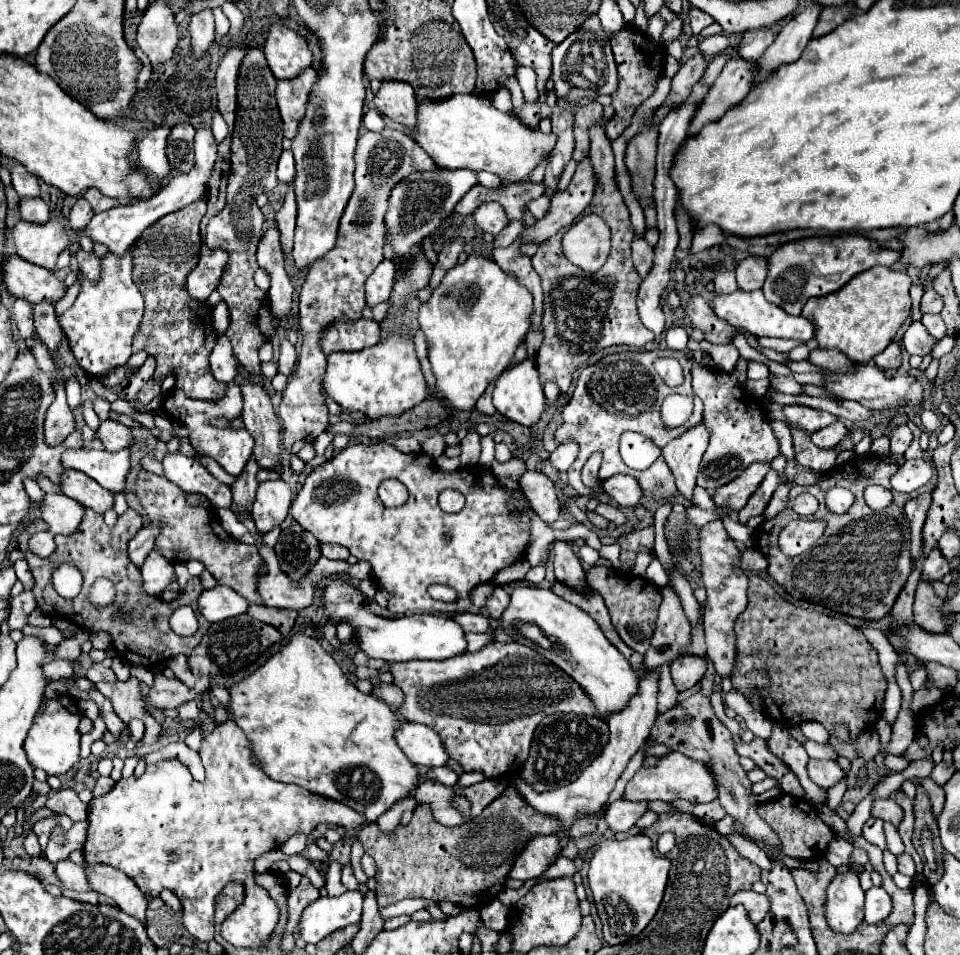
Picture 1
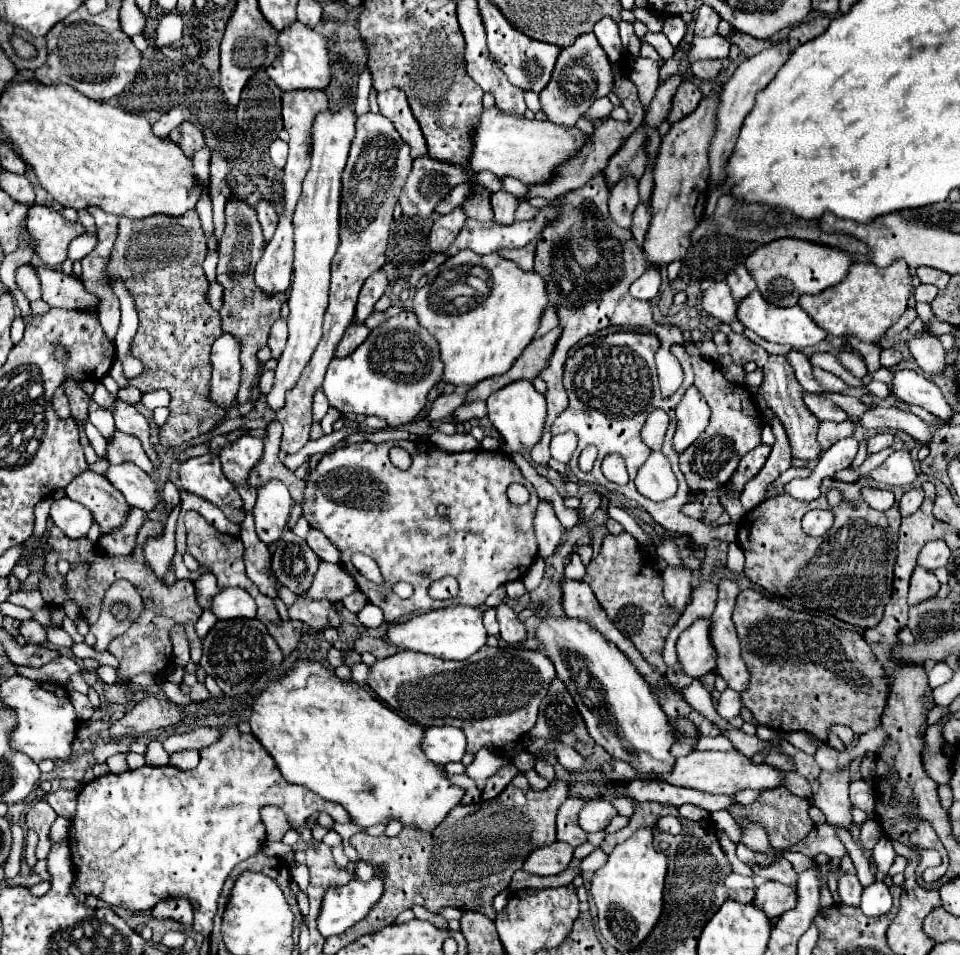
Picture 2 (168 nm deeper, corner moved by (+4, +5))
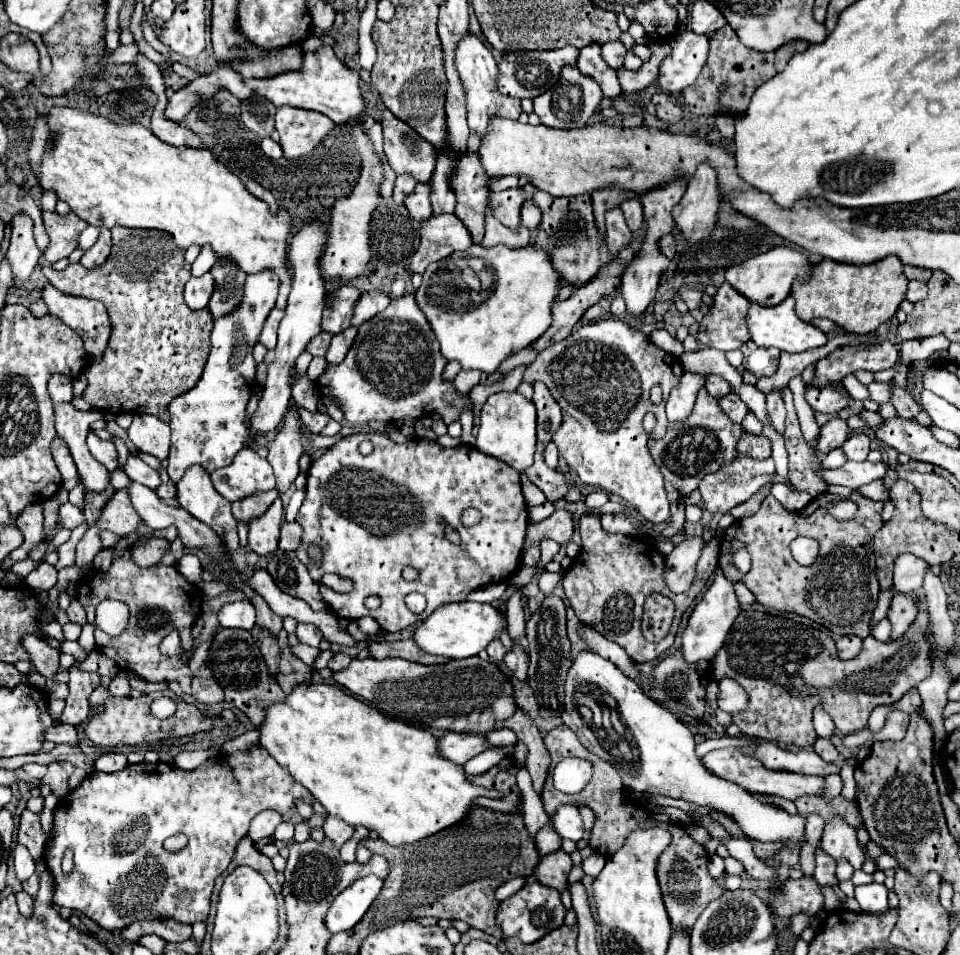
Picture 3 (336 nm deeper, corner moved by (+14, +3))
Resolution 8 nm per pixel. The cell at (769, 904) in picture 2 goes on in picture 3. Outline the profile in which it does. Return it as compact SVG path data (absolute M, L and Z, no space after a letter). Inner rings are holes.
M790 878L786 880L786 894L772 894L770 906L778 916L784 918L790 918L794 912L806 912L816 916L824 908L822 886L814 878Z

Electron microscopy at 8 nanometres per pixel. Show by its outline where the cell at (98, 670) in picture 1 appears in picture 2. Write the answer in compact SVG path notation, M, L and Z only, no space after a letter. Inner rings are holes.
M62 656L56 658L54 662L42 666L42 668L26 668L26 666L18 666L18 674L38 680L38 682L52 682L52 684L60 684L64 686L66 680L74 674L84 674L84 670L78 666L78 662L74 658Z

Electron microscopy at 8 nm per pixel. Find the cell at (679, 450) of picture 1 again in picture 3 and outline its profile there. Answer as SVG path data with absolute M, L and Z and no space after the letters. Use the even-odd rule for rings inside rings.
M684 372L678 386L670 392L670 398L666 402L666 416L668 422L684 422L686 416L690 416L690 410L694 408L698 390L706 384L708 374L698 372Z

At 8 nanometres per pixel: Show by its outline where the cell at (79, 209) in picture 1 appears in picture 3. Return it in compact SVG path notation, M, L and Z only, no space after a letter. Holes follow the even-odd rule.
M100 228L100 238L98 242L86 250L86 254L80 258L80 264L88 270L94 270L94 268L100 268L102 262L106 262L110 254L110 230L108 228Z

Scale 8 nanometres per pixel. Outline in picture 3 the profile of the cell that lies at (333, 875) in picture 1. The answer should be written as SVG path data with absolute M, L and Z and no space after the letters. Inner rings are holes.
M328 816L326 822L324 822L324 826L322 826L322 830L324 830L324 834L326 834L330 840L336 842L336 846L342 846L342 844L352 836L352 832L354 832L352 826L348 826L346 822L338 820L336 816Z

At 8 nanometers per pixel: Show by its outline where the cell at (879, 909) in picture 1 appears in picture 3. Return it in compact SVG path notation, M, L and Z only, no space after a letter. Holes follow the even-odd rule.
M872 882L866 886L856 886L856 900L862 912L884 912L888 908L888 890L884 884Z

